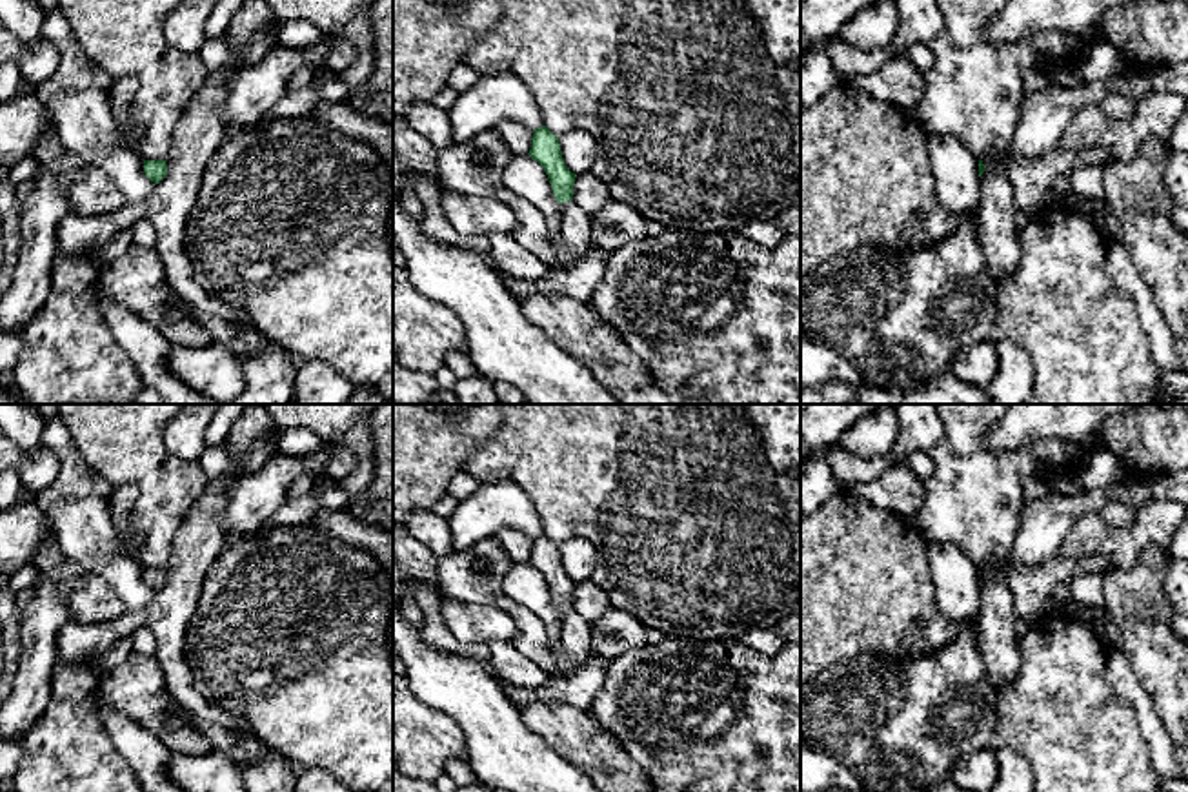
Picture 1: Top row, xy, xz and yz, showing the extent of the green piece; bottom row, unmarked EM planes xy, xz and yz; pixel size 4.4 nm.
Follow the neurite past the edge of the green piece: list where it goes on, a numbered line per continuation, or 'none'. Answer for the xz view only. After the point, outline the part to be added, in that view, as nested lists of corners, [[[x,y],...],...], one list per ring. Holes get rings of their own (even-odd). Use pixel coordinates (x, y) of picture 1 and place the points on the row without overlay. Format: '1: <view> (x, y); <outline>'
1: xz (575, 634); [[[575,608],[560,612],[562,628],[560,643],[566,654],[573,659],[575,670],[584,665],[591,654],[591,623],[584,621]],[[573,670],[573,672],[575,672]]]

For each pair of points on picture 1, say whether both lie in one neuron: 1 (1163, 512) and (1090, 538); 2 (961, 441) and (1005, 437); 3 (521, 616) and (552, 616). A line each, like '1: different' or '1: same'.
1: same
2: different
3: different

